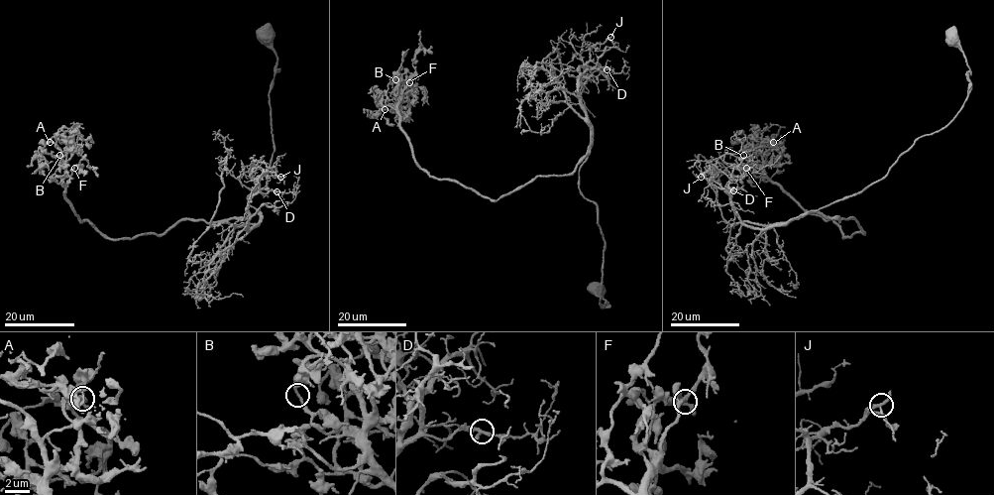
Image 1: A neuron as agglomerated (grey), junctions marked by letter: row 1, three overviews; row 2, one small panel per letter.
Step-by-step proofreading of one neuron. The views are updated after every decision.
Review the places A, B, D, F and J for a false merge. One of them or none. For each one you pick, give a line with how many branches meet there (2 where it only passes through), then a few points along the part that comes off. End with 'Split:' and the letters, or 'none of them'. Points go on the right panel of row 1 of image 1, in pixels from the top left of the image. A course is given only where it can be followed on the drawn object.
A: 3 branches meet; foreign part runs (773, 142), (779, 126), (771, 125), (754, 132), (747, 140)
Split: A

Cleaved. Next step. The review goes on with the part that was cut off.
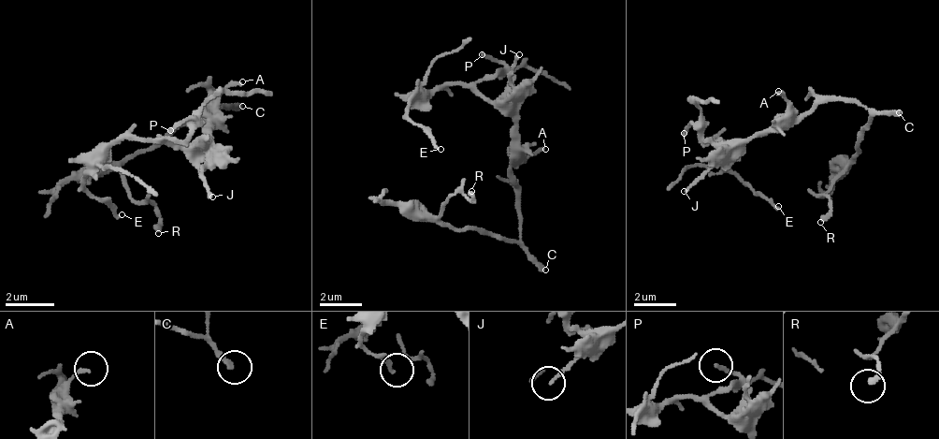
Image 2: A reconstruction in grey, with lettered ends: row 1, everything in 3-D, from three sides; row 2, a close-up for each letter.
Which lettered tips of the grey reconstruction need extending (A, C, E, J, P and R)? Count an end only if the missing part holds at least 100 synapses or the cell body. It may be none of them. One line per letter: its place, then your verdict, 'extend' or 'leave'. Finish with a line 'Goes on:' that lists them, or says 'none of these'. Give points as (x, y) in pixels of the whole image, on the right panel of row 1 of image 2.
A: at (778, 91); leave
C: at (899, 112); extend
E: at (778, 206); leave
J: at (684, 191); leave
P: at (684, 133); leave
R: at (820, 222); leave
Goes on: C

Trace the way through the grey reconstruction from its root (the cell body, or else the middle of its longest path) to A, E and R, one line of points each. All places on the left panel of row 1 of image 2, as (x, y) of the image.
A: (206, 106), (212, 106), (237, 81), (242, 81)
E: (206, 106), (206, 130), (188, 148), (170, 148), (164, 142), (115, 142), (85, 172), (85, 184), (122, 214)
R: (206, 106), (212, 94), (206, 111), (176, 124), (122, 166), (122, 184), (158, 214), (158, 233)

